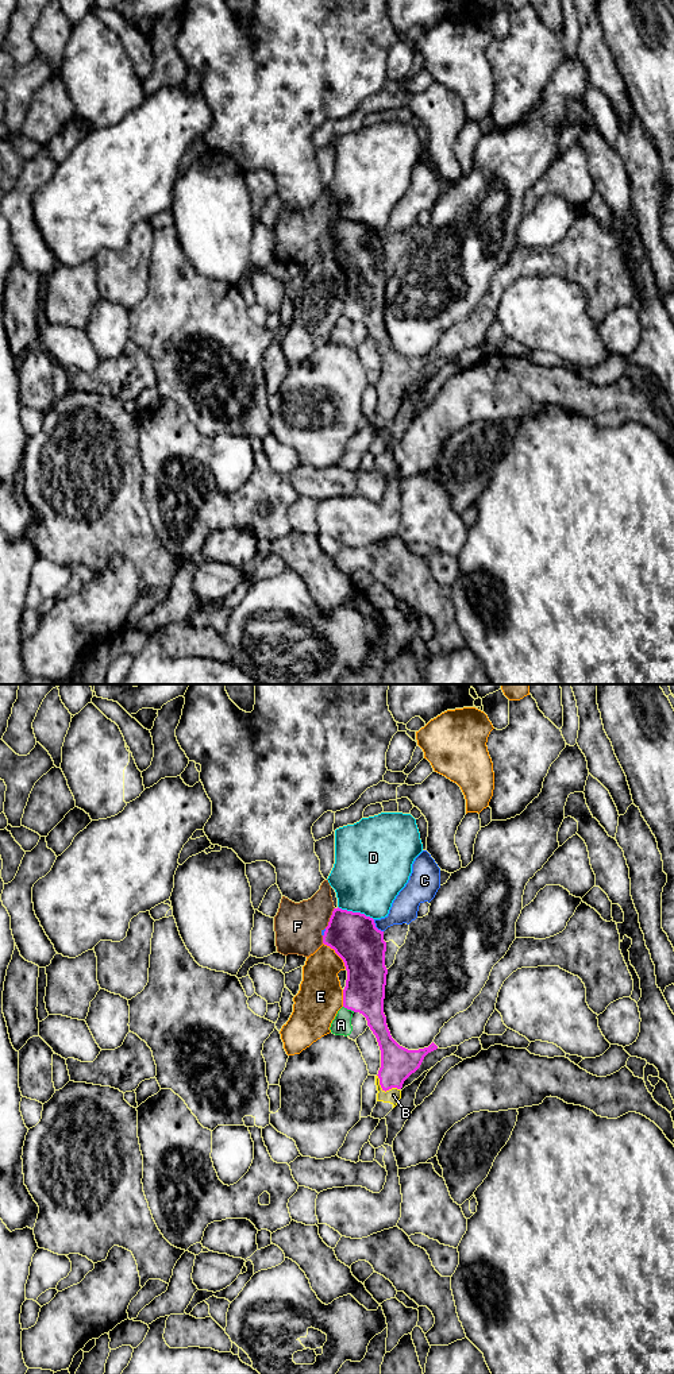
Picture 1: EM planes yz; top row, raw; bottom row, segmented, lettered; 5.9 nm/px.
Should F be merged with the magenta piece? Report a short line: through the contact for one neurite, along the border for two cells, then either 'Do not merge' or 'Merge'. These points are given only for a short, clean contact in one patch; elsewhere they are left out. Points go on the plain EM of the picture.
Line: yz (334, 216), (330, 230), (324, 236). Do not merge

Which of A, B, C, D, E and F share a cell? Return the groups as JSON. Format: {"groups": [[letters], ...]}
{"groups": [["A"], ["B"], ["C"], ["D"], ["E"], ["F"]]}

